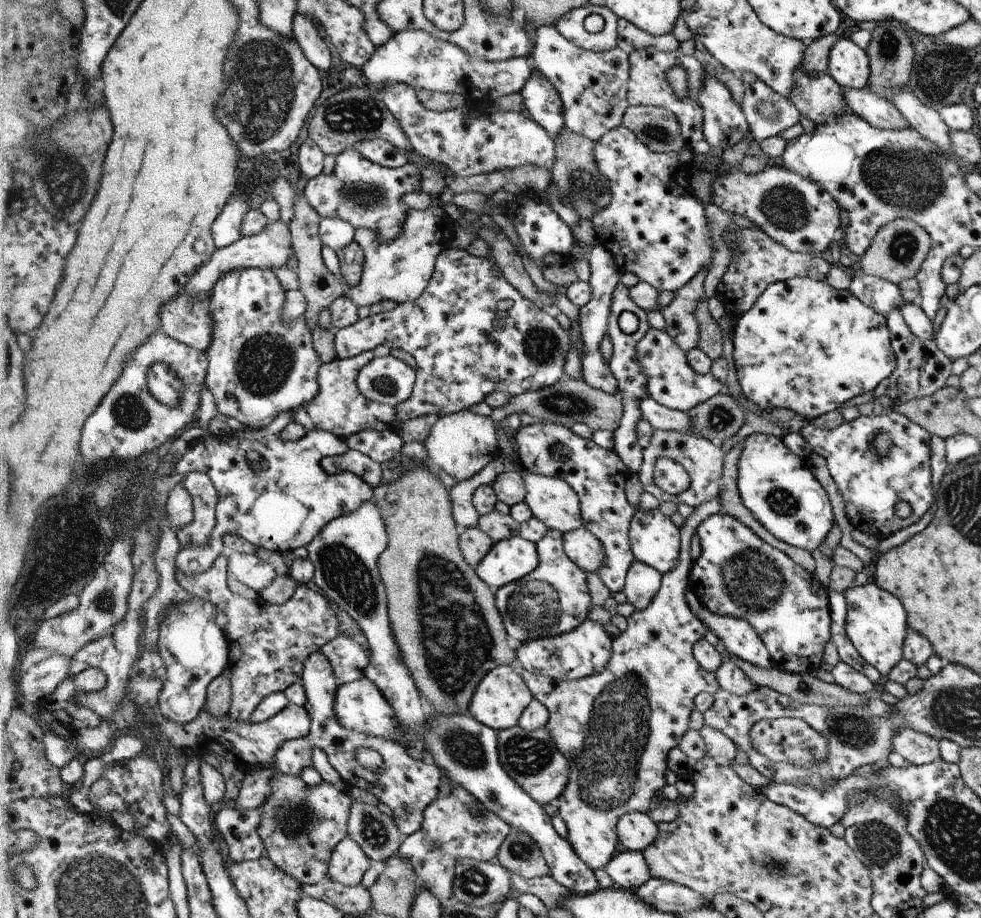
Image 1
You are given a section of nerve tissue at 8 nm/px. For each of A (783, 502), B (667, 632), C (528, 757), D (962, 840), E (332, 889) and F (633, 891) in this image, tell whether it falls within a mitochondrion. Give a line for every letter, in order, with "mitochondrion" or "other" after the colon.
A: mitochondrion
B: other
C: mitochondrion
D: mitochondrion
E: other
F: other

